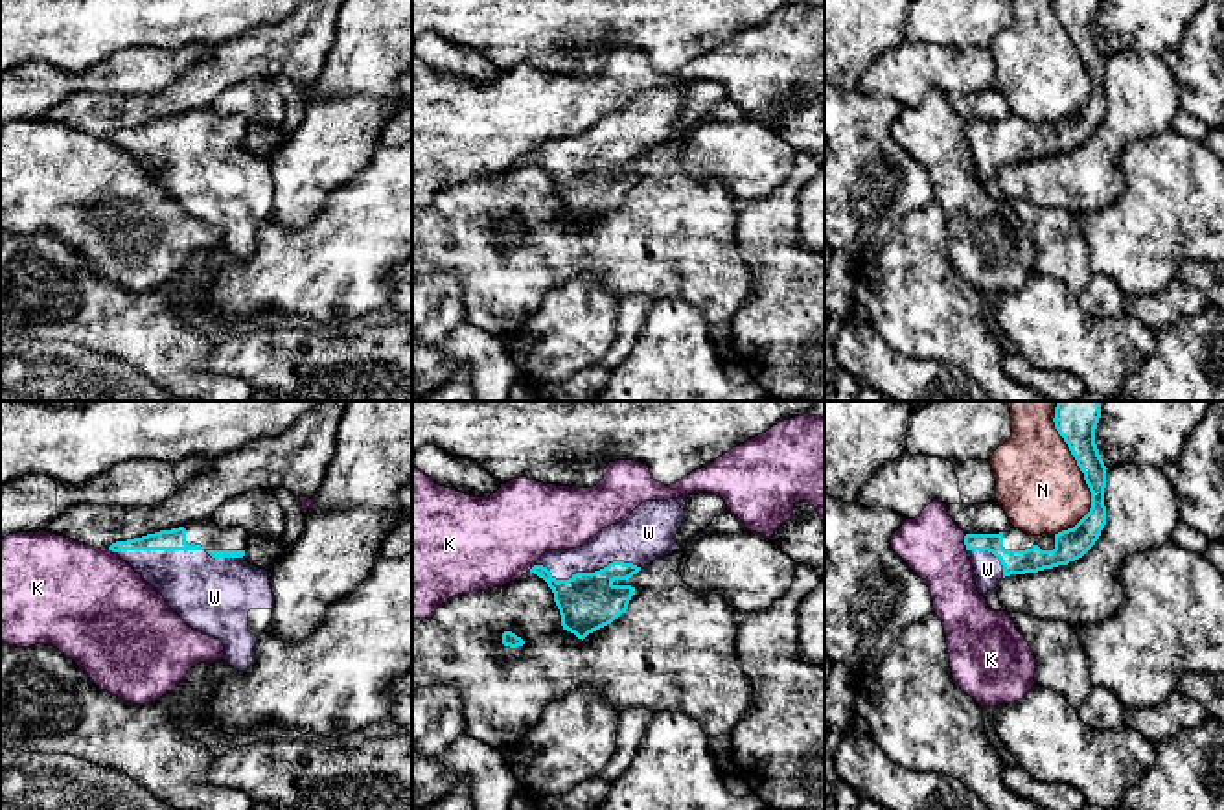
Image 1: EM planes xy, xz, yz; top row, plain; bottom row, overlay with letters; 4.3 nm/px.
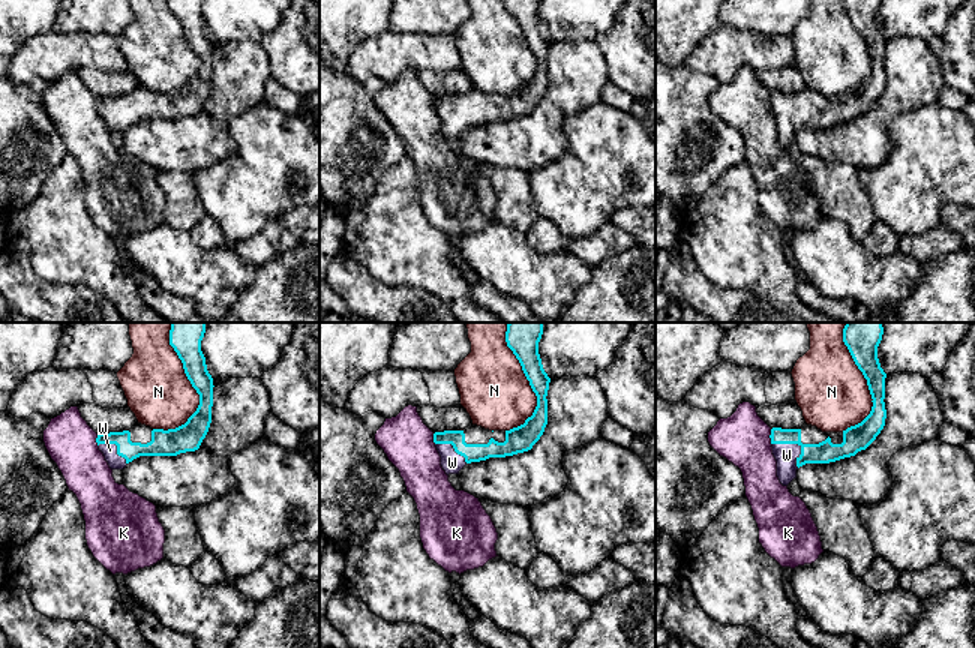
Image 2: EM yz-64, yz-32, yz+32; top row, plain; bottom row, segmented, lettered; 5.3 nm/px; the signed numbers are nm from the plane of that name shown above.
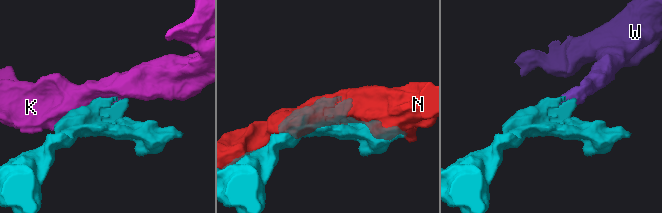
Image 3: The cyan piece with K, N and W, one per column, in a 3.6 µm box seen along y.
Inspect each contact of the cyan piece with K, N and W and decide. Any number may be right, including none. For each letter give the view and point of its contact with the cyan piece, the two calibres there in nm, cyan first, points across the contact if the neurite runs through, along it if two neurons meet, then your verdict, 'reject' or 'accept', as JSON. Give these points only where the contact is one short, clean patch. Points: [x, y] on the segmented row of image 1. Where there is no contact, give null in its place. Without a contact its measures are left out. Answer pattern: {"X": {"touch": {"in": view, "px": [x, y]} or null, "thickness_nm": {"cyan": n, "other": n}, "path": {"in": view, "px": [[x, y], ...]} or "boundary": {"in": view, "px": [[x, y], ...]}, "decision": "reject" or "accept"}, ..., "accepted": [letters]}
{"K": {"touch": {"in": "yz", "px": [965, 543]}, "thickness_nm": {"cyan": 110, "other": 280}, "decision": "reject"}, "N": {"touch": {"in": "yz", "px": [1083, 472]}, "thickness_nm": {"cyan": 190, "other": 380}, "decision": "reject"}, "W": {"touch": {"in": "xz", "px": [589, 573]}, "thickness_nm": {"cyan": 260, "other": 200}, "decision": "accept"}, "accepted": ["W"]}

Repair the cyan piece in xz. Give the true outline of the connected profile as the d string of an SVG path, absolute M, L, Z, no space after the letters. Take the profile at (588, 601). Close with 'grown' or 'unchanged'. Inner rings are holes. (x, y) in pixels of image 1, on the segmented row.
M687 497L646 501L626 521L602 528L585 545L569 550L548 550L536 561L530 573L543 578L552 589L563 630L585 639L626 613L635 587L615 585L613 582L628 580L652 561L683 549L674 538L683 525L685 504Z; grown

